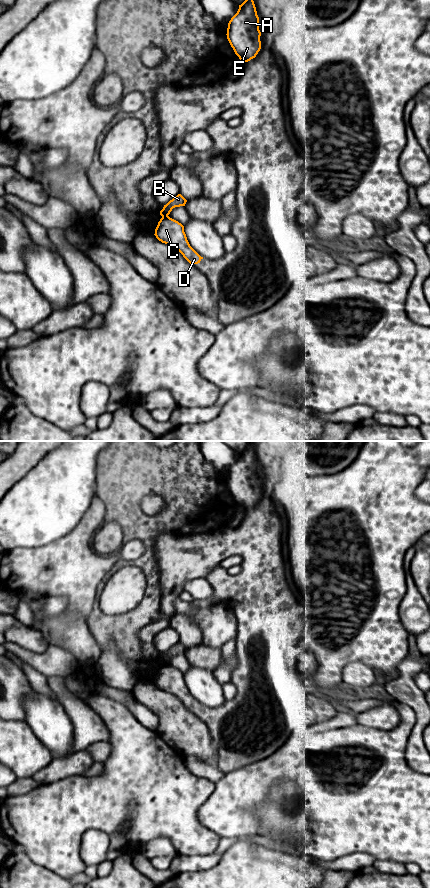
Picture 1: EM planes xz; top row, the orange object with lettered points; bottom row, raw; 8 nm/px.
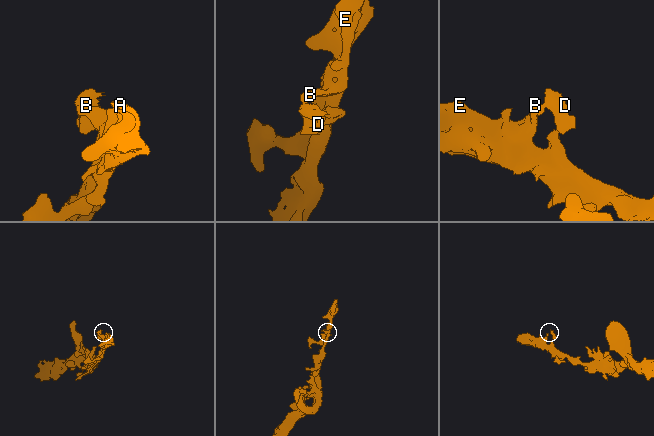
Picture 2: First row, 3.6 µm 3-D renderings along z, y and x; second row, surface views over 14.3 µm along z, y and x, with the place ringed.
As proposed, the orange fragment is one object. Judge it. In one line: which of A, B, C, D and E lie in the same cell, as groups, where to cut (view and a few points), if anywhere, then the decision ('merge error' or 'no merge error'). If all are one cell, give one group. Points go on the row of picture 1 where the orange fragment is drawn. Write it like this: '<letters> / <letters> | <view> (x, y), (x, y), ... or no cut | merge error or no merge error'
A B E / C D | xz (162, 215), (167, 216) | merge error

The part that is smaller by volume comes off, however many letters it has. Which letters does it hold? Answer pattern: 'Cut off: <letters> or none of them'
Cut off: C, D

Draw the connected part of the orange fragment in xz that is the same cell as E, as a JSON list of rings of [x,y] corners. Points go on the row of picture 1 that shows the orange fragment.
[[[245,0],[231,18],[227,39],[235,54],[244,63],[255,58],[261,49],[259,17],[253,0]]]

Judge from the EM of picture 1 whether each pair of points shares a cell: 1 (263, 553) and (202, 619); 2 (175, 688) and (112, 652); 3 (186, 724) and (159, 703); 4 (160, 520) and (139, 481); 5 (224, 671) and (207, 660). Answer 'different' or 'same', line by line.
1: different
2: different
3: same
4: same
5: different

